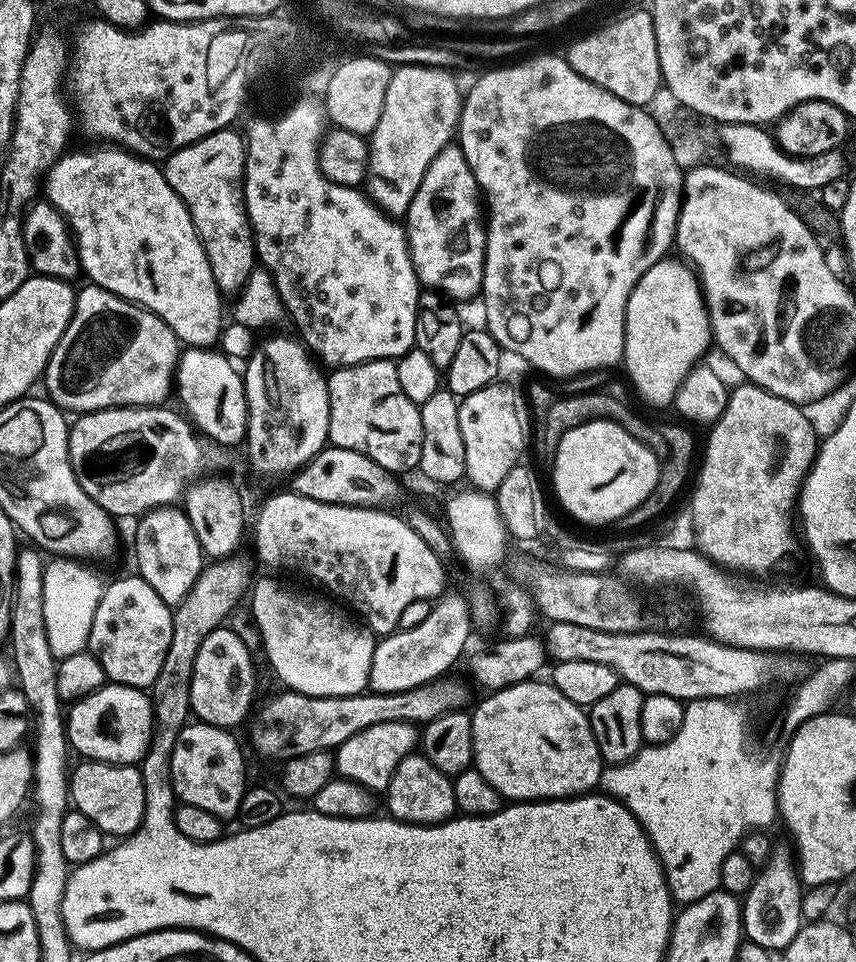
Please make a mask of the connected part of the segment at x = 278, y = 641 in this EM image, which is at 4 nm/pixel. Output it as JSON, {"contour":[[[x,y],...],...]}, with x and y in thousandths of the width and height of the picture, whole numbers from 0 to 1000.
{"contour":[[[322,603],[298,604],[292,624],[293,620],[303,668],[308,668],[313,690],[333,716],[359,723],[412,723],[430,715],[432,688],[442,668],[433,653],[419,643],[410,644],[387,623],[354,620],[341,611],[327,611]]]}

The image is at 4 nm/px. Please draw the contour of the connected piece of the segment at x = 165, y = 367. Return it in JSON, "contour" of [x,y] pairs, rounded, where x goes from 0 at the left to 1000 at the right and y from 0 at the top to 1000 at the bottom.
{"contour":[[[103,293],[99,296],[98,300],[92,300],[86,326],[61,365],[49,392],[61,419],[75,426],[85,424],[89,430],[112,428],[116,424],[190,421],[196,406],[202,406],[206,380],[213,365],[203,343],[199,343],[196,336],[181,328],[174,320],[144,312],[113,295]]]}

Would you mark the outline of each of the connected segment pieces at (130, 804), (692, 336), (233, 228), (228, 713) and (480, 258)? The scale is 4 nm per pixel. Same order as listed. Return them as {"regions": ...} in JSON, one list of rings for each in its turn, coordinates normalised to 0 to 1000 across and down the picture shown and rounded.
{"regions":[[[[99,789],[83,799],[82,802],[82,832],[88,843],[100,846],[110,859],[119,862],[123,870],[144,871],[153,869],[168,852],[168,811],[164,808],[162,797],[153,794],[125,794],[118,790]]],[[[773,269],[750,285],[729,323],[727,383],[734,386],[744,410],[766,424],[786,419],[804,387],[819,375],[818,369],[834,353],[814,284],[798,269],[785,269]]],[[[268,131],[237,141],[235,146],[228,146],[218,150],[216,154],[207,154],[204,158],[190,167],[192,183],[203,193],[203,198],[215,210],[224,222],[224,230],[231,239],[234,249],[238,253],[238,259],[243,265],[245,277],[250,281],[252,295],[258,305],[275,305],[283,298],[286,291],[300,278],[299,247],[294,243],[294,232],[290,229],[290,219],[285,213],[285,160],[287,146],[284,140],[276,138],[275,132]]],[[[266,651],[241,659],[236,672],[231,672],[231,684],[227,684],[227,701],[222,709],[222,730],[223,743],[232,752],[271,759],[275,753],[291,747],[297,736],[294,727],[299,723],[299,694],[294,691],[294,678],[290,674],[293,674],[291,666],[279,656],[270,657]]],[[[536,149],[525,150],[502,168],[493,193],[488,193],[488,202],[477,215],[474,240],[492,296],[516,299],[533,314],[547,312],[564,300],[568,233],[563,228],[563,201]]]]}

